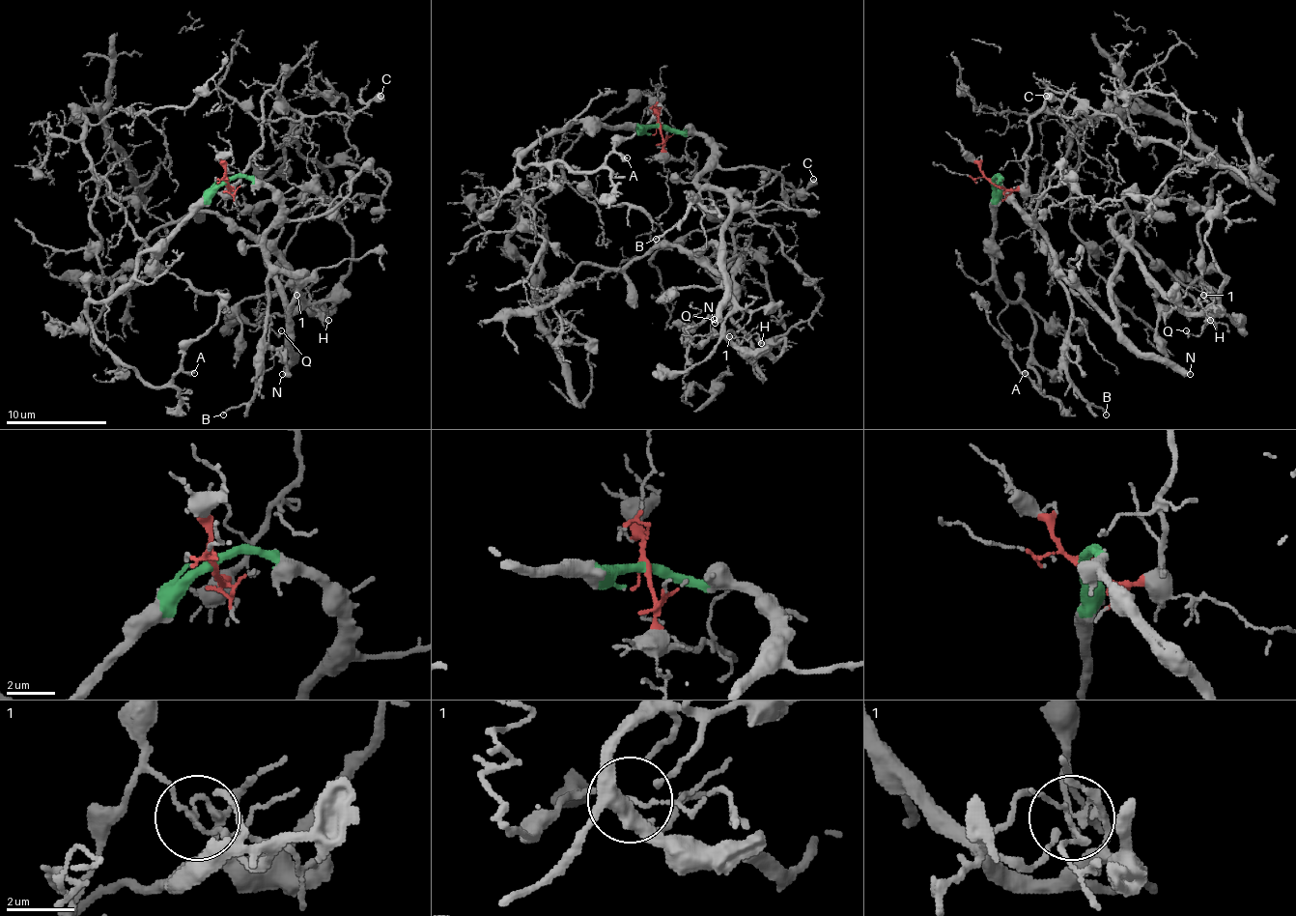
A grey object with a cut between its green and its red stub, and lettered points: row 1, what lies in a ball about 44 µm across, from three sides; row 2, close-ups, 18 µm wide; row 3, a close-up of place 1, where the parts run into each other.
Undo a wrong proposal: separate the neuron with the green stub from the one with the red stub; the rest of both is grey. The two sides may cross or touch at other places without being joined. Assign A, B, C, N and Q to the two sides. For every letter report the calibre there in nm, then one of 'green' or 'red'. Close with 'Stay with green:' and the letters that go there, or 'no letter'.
A: calibre 280 nm; green
B: calibre 140 nm; green
C: calibre 500 nm; red
N: calibre 440 nm; green
Q: calibre 120 nm; red
Stay with green: A, B, N

